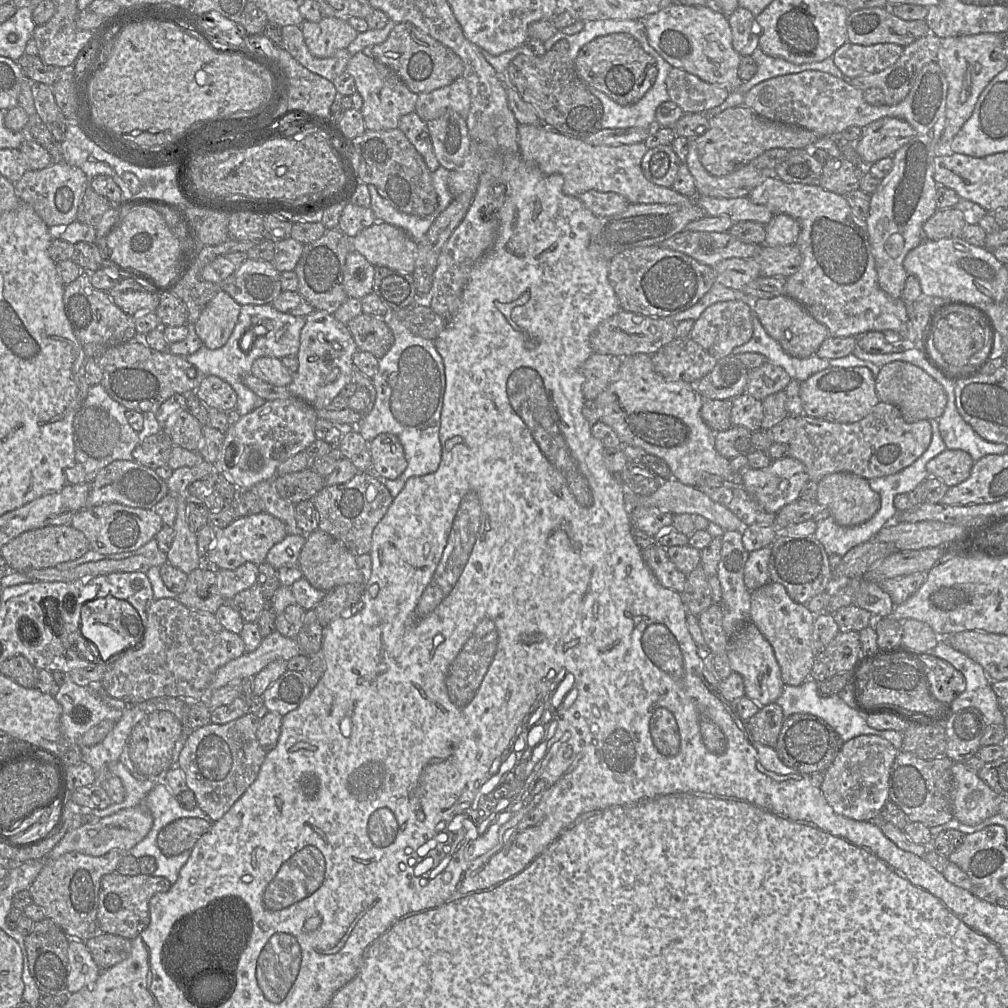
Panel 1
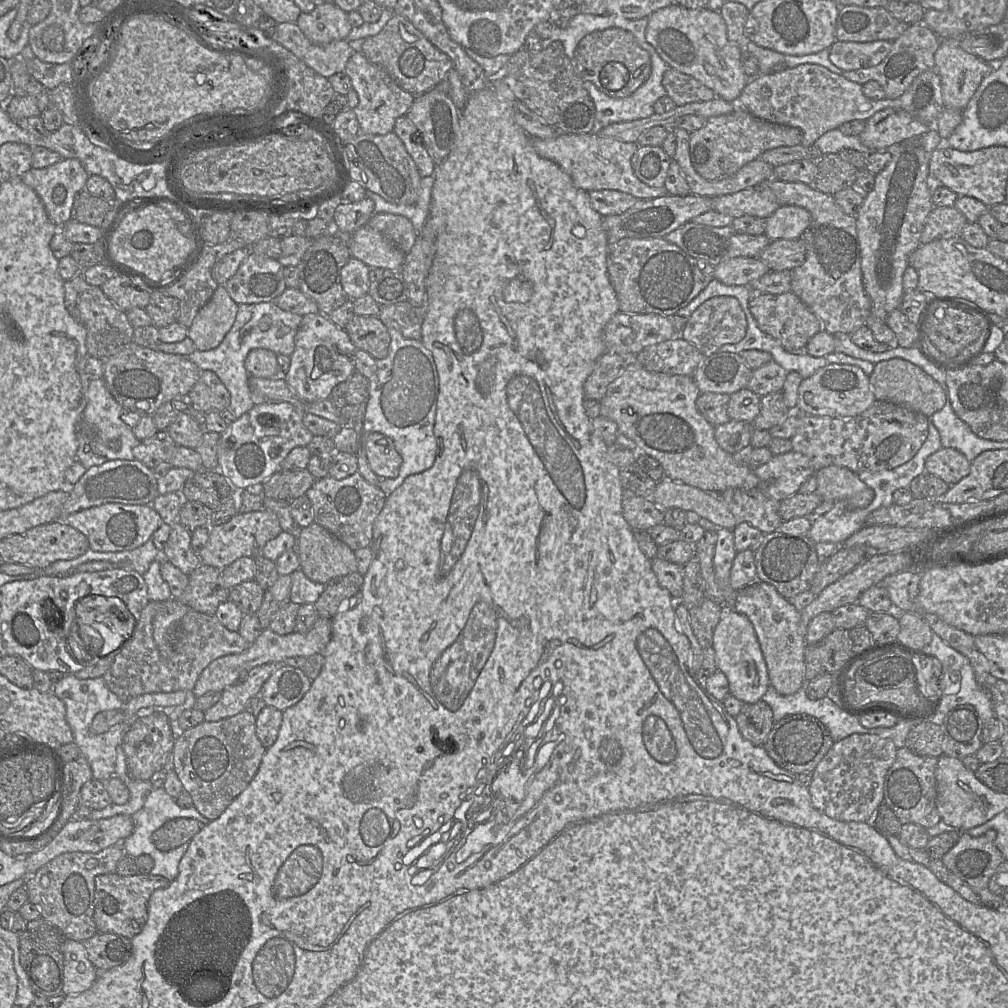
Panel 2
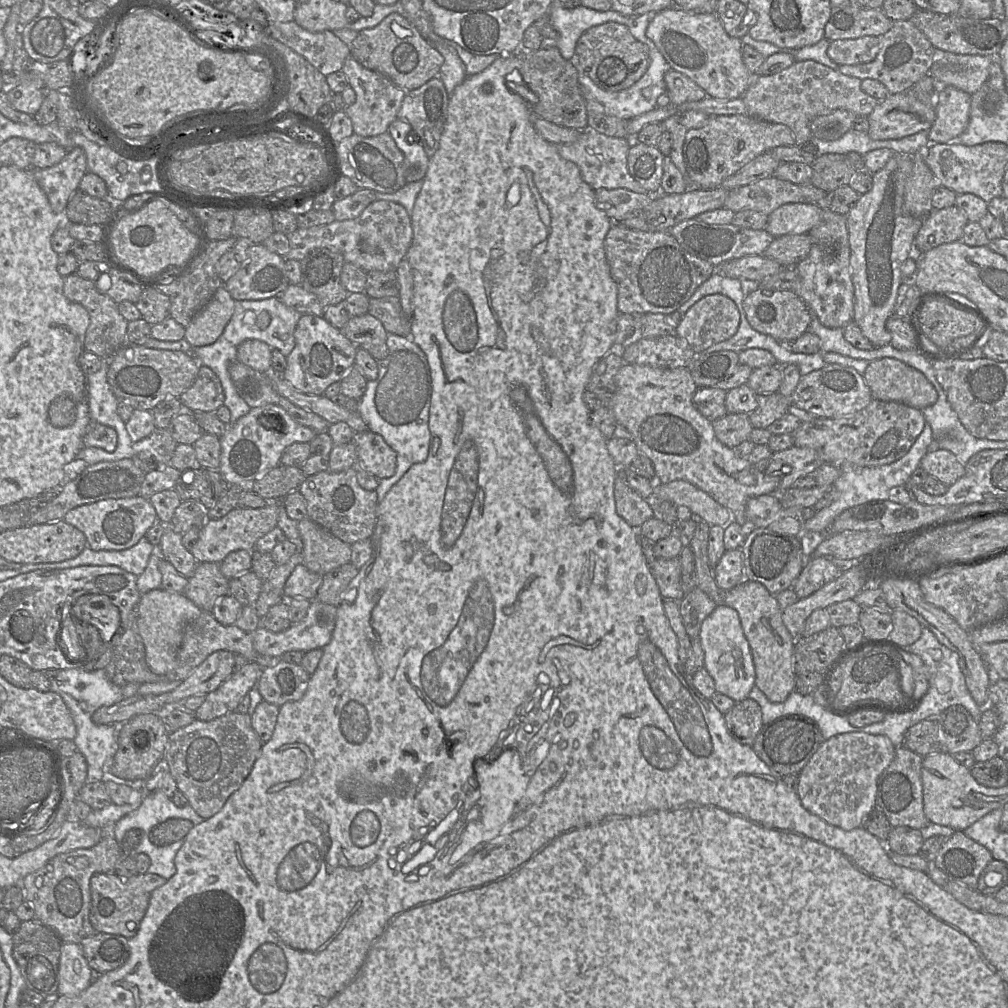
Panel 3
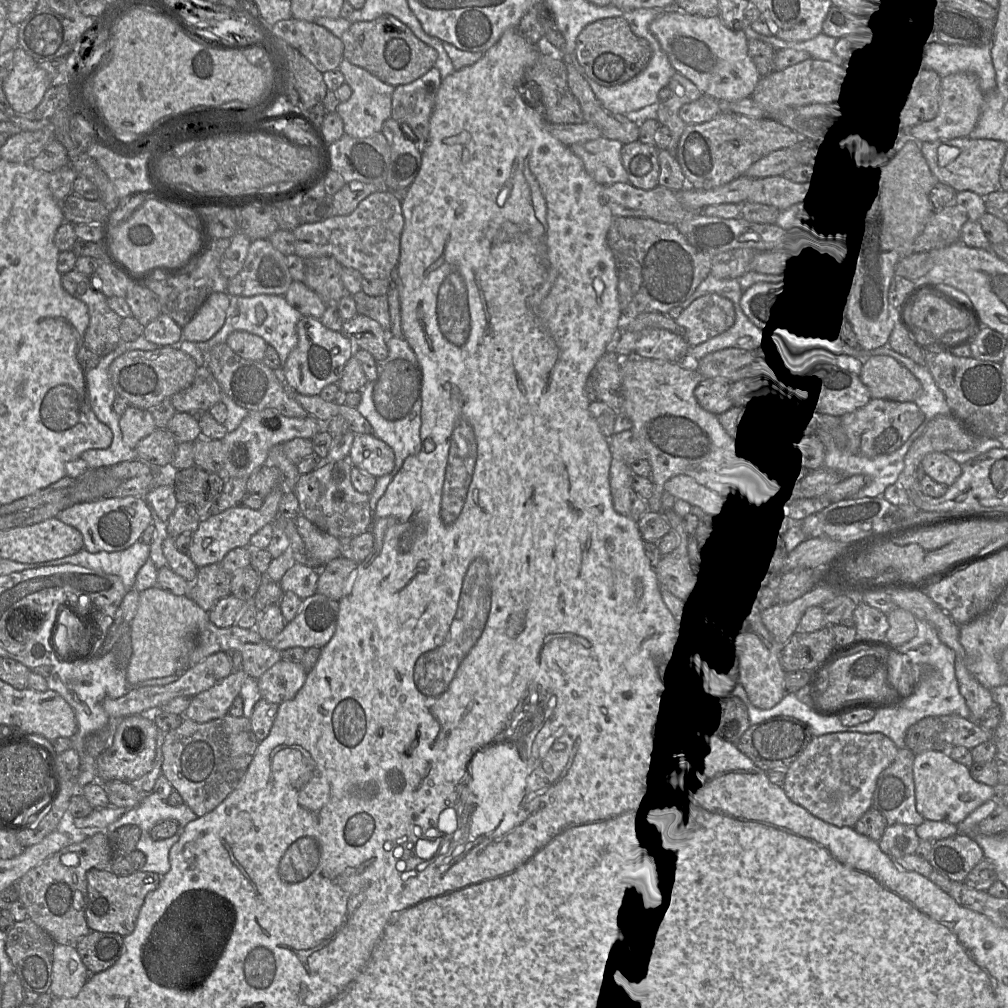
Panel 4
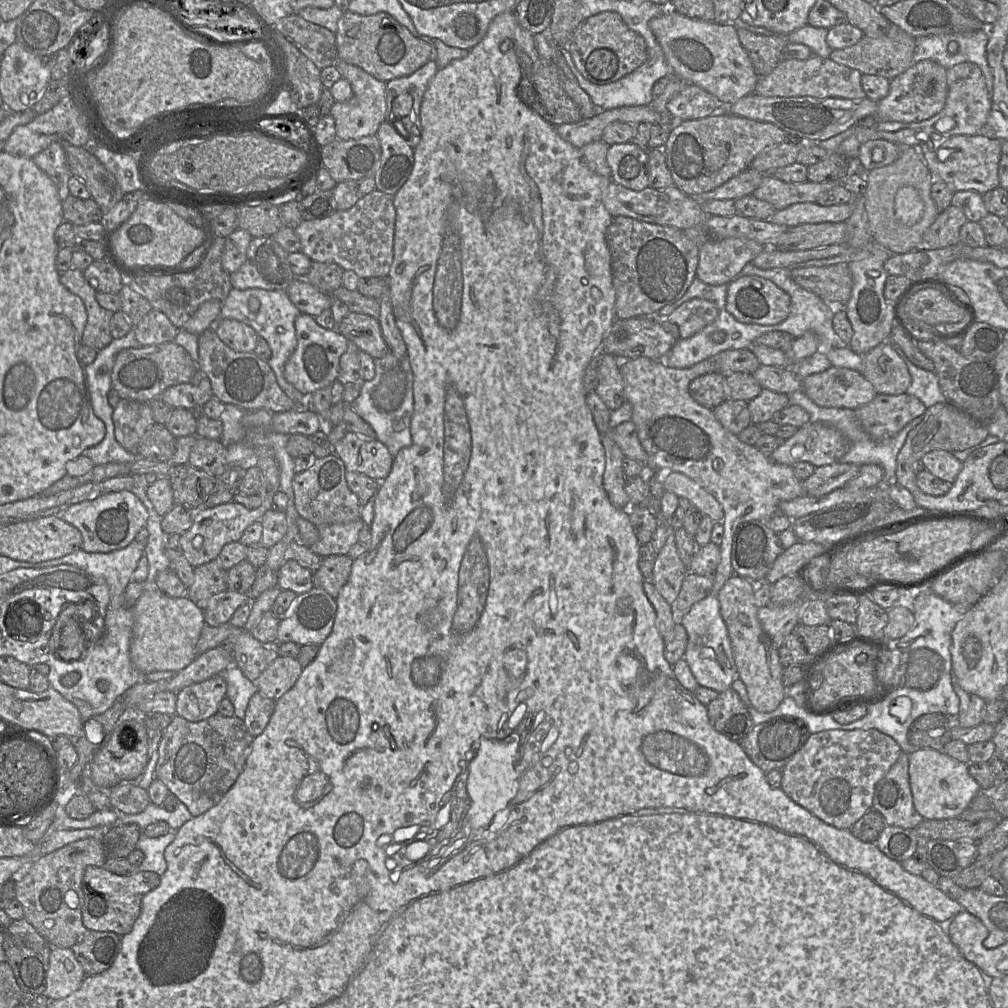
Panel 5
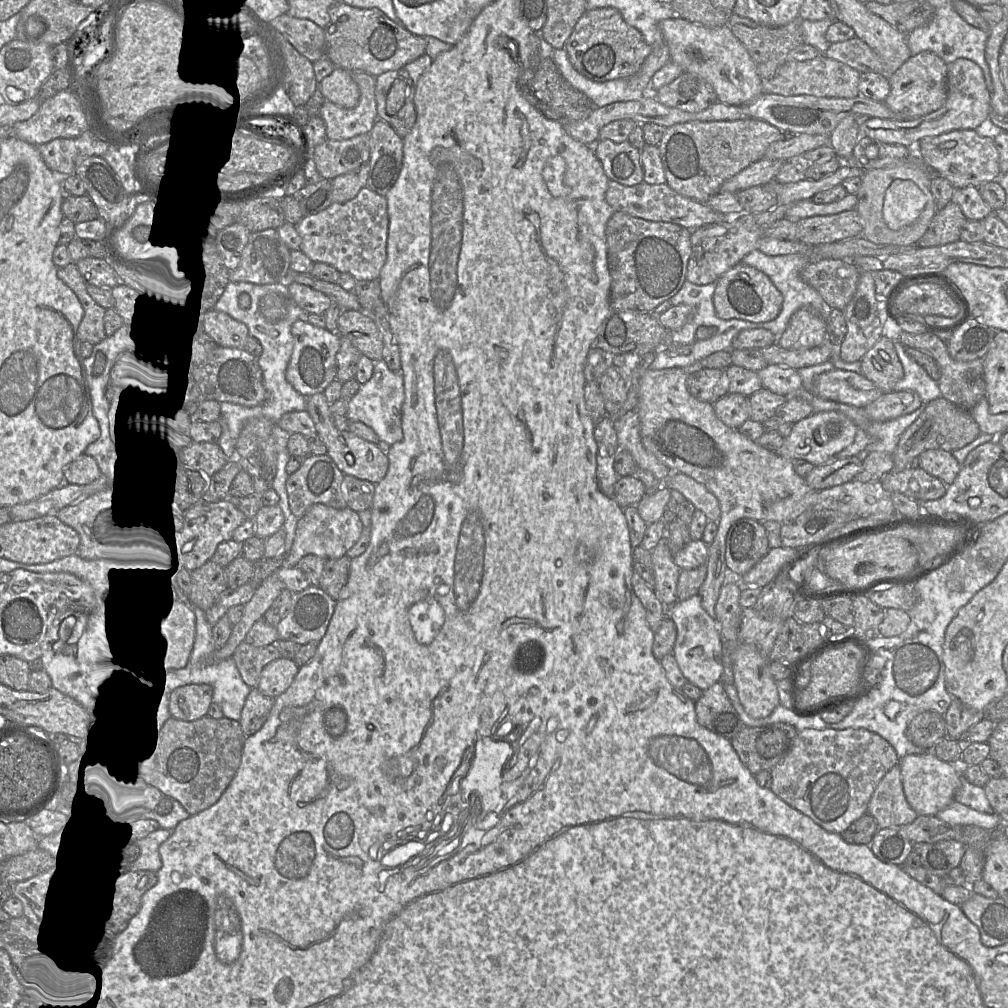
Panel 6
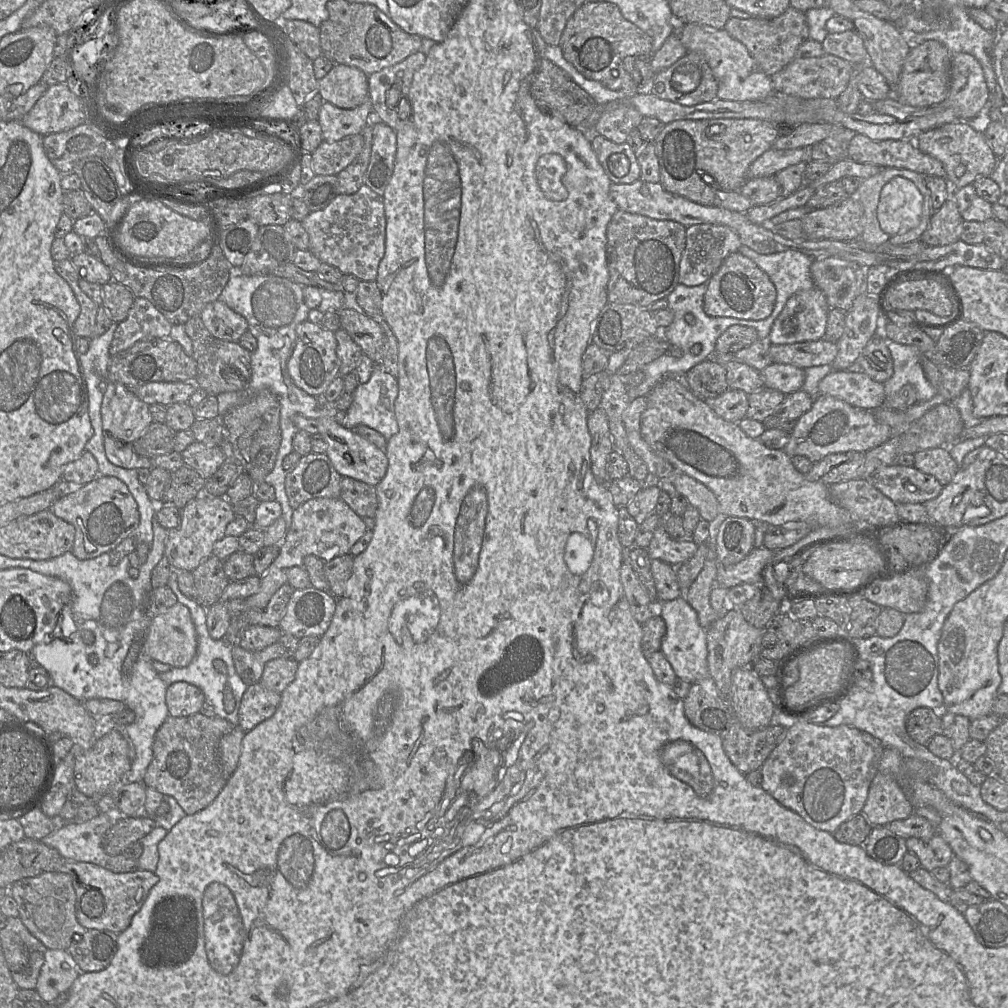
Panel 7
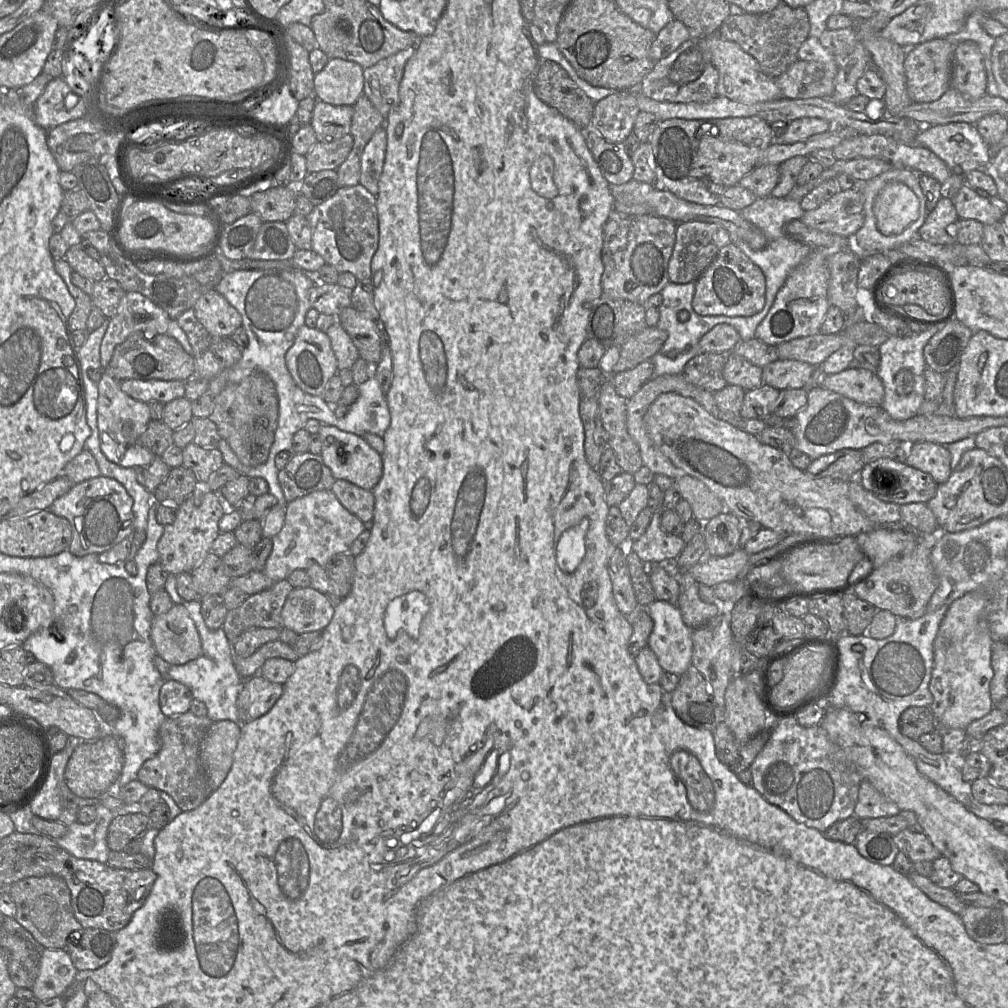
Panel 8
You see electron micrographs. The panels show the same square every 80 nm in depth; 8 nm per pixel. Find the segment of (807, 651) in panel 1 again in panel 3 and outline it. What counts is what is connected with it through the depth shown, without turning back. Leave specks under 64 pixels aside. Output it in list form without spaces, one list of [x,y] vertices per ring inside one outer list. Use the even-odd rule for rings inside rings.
[[[742,581],[725,592],[724,605],[737,611],[744,635],[749,643],[755,668],[755,687],[771,703],[782,703],[795,690],[796,672],[793,647],[795,638],[783,623],[782,612],[775,596],[754,581]]]

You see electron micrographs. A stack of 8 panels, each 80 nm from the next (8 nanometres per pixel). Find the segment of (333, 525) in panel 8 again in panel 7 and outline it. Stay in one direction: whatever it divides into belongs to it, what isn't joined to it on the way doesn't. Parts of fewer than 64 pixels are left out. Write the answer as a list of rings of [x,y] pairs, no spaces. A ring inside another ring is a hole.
[[[315,498],[304,502],[293,510],[291,525],[279,545],[280,553],[266,573],[261,576],[257,593],[245,599],[246,609],[260,609],[267,606],[275,592],[287,583],[287,570],[302,566],[305,557],[314,555],[327,562],[347,554],[365,531],[363,519],[341,498]]]

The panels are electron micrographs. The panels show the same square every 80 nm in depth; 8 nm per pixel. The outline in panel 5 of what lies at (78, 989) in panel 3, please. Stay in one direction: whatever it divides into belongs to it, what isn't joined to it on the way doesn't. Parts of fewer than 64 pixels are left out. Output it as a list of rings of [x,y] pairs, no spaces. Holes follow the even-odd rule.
[[[53,948],[49,957],[44,996],[63,999],[81,987],[86,974],[71,948]]]

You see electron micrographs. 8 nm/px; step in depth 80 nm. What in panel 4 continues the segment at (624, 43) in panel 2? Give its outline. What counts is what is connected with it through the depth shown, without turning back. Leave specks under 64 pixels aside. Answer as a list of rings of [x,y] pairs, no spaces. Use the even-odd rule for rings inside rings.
[[[621,17],[597,20],[587,25],[578,35],[574,52],[586,74],[596,83],[605,87],[621,85],[648,65],[652,57],[649,43],[636,36]]]

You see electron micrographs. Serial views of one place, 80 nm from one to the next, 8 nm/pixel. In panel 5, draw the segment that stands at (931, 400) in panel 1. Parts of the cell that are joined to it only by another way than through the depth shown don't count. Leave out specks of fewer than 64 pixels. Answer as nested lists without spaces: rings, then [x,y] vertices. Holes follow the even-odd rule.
[[[889,341],[877,345],[863,355],[862,375],[879,395],[906,393],[911,384],[911,376],[904,361]]]

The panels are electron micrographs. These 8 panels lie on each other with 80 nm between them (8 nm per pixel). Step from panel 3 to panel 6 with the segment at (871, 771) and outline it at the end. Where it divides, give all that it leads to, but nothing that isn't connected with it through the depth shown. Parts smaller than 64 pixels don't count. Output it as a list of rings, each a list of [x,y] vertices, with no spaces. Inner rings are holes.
[[[863,728],[801,730],[787,755],[771,770],[770,790],[792,808],[811,818],[827,832],[841,834],[867,813],[874,790],[885,774],[901,758],[880,735]]]

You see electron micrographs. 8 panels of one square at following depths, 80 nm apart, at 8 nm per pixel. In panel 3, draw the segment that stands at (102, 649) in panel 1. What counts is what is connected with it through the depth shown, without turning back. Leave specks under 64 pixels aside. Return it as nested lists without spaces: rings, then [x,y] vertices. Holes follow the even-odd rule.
[[[83,595],[77,599],[72,612],[78,619],[95,626],[105,644],[120,629],[120,611],[106,595]]]

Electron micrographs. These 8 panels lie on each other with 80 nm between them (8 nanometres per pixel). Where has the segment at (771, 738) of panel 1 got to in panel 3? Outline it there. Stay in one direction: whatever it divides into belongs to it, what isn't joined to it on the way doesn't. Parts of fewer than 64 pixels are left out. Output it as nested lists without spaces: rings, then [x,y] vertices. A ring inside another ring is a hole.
[[[749,698],[736,702],[734,707],[724,715],[724,719],[732,737],[739,743],[750,747],[763,725],[759,704]]]

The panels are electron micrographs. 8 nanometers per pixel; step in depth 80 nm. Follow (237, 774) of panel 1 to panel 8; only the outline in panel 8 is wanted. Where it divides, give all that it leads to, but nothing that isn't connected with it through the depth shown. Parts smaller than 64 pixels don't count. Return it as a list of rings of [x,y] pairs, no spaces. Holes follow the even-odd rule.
[[[191,712],[166,717],[159,728],[160,749],[154,757],[143,763],[138,771],[137,779],[149,788],[169,794],[182,811],[191,811],[200,806],[212,792],[199,764],[200,744],[212,723],[213,721],[207,716],[199,717]]]

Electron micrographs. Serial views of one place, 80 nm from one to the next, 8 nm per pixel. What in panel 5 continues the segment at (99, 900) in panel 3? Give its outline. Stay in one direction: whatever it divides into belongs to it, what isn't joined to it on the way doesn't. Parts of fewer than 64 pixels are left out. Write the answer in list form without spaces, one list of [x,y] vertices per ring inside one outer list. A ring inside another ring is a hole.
[[[87,866],[82,879],[83,925],[90,931],[114,932],[124,936],[132,930],[140,914],[143,896],[157,888],[160,882],[161,876],[152,871],[138,871],[130,876],[120,876],[105,867]]]

